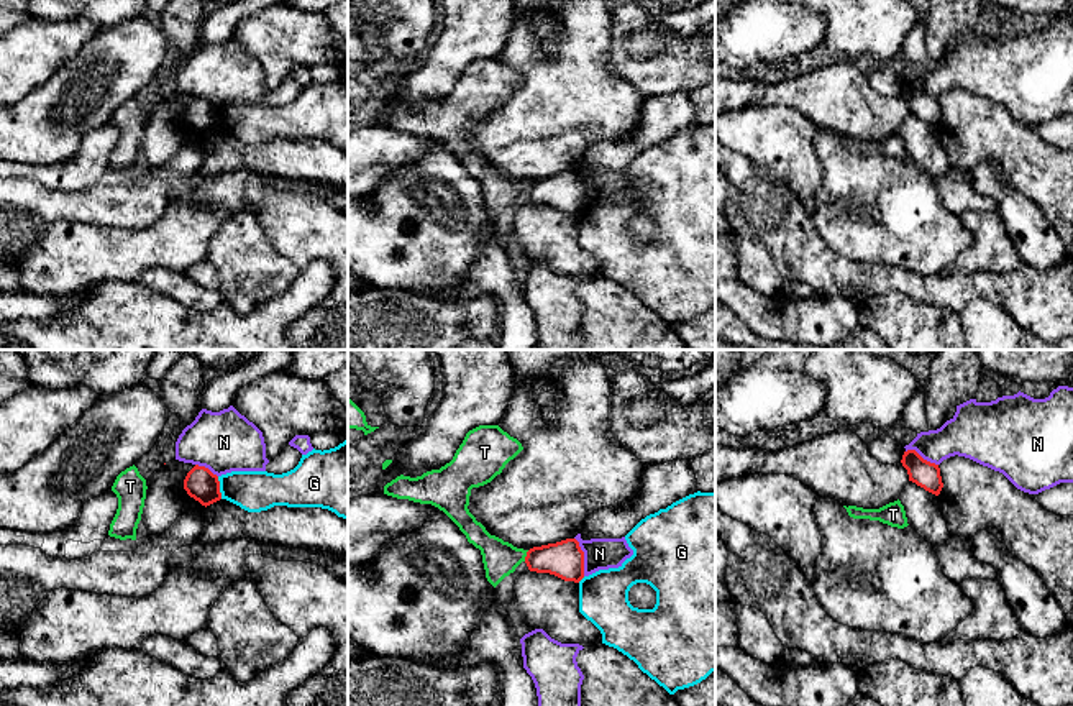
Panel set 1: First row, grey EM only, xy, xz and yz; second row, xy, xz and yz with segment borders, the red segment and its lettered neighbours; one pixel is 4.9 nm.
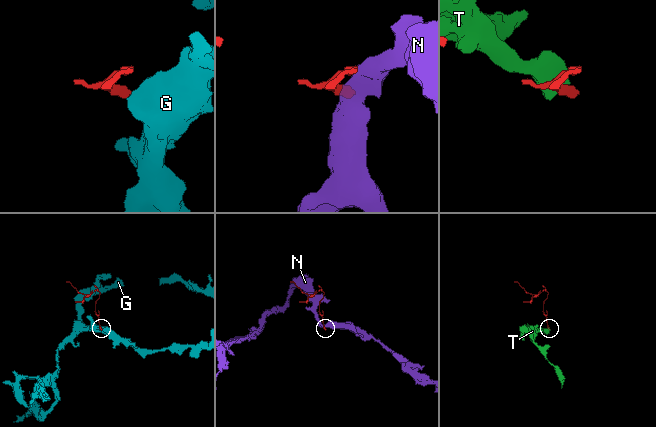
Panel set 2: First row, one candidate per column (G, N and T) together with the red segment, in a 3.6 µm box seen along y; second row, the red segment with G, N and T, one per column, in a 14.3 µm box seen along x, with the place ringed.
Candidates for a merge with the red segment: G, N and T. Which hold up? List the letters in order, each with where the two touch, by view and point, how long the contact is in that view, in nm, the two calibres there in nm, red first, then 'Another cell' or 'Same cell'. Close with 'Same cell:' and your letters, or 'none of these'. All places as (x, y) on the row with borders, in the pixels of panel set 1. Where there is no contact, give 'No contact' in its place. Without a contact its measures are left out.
G: Touches red at xy (219, 488). Shared border 110 nm. Thickness 160 nm (red) against 200 nm. Another cell
N: Touches red at xz (583, 557). Shared border 200 nm. Thickness 180 nm (red) against 160 nm. Another cell
T: Touches red at xz (527, 555). Shared border 60 nm. Thickness 180 nm (red) against 170 nm. Another cell
Same cell: none of these

